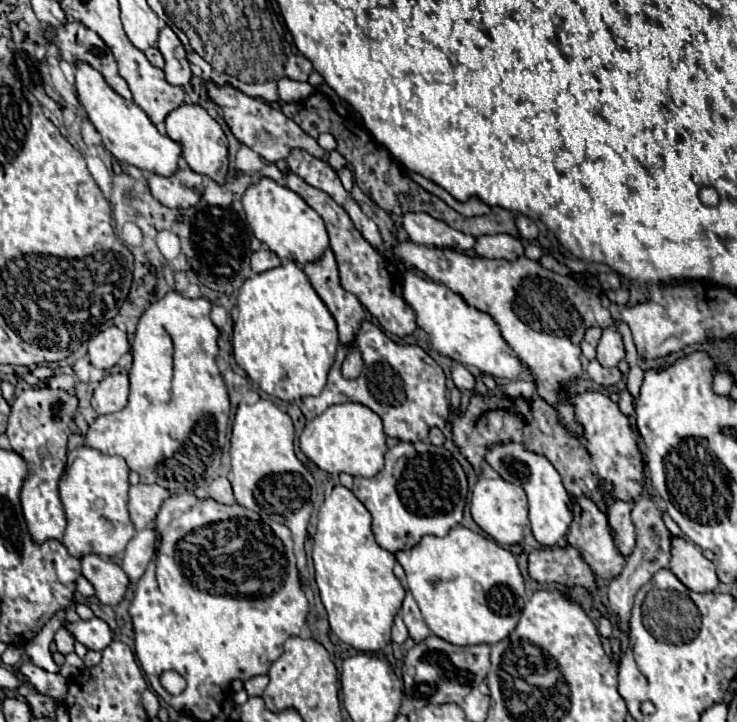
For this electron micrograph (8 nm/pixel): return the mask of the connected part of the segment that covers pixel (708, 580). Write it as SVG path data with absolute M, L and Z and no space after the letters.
M672 539L672 561L670 571L696 593L716 591L720 581L716 577L716 569L712 561L708 561L702 551L686 539Z

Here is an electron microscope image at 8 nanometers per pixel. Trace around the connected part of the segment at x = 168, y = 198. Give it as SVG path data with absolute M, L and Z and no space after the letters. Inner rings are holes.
M178 169L170 177L160 177L156 173L148 175L148 185L152 195L166 207L190 207L202 197L202 175L192 169Z

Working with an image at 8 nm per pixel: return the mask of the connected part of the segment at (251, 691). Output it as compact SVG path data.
M258 675L258 677L252 677L244 683L250 697L260 697L266 685L268 685L268 675Z

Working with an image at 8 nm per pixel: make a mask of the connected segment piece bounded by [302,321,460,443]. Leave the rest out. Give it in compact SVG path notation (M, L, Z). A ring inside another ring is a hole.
M370 321L362 323L362 329L356 337L358 349L364 359L364 369L358 379L342 377L342 361L346 355L346 347L338 345L336 361L328 373L328 383L318 397L306 397L302 401L302 413L310 419L310 413L324 413L330 405L336 403L362 403L370 407L384 423L384 431L388 437L396 437L400 441L426 441L432 427L444 429L450 421L460 415L458 407L452 407L448 401L446 375L442 367L415 344L394 343L386 337L376 325Z

